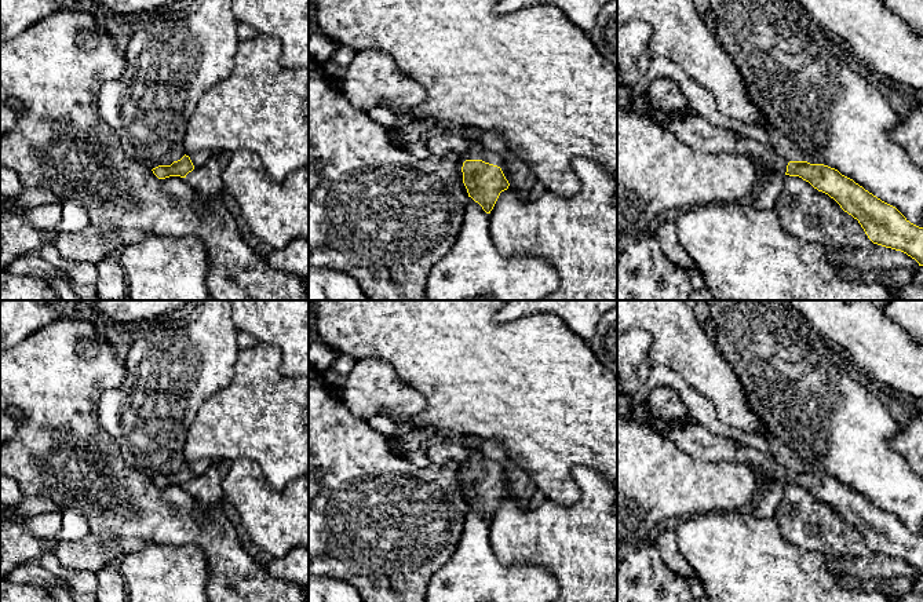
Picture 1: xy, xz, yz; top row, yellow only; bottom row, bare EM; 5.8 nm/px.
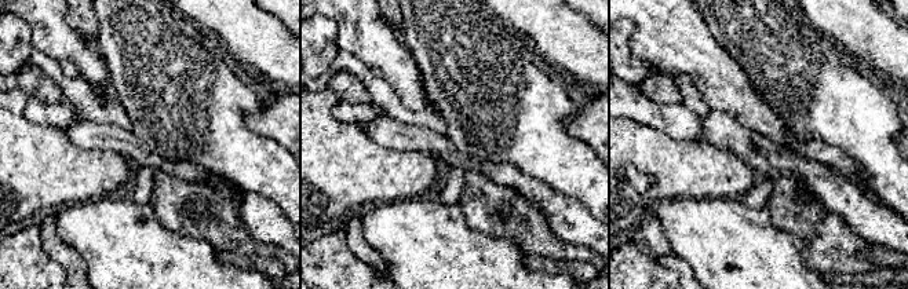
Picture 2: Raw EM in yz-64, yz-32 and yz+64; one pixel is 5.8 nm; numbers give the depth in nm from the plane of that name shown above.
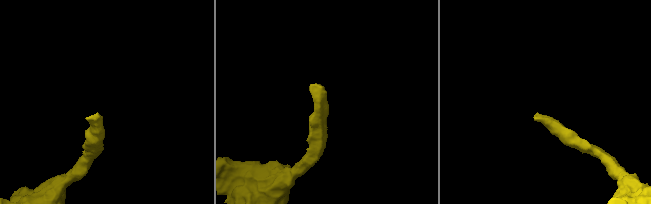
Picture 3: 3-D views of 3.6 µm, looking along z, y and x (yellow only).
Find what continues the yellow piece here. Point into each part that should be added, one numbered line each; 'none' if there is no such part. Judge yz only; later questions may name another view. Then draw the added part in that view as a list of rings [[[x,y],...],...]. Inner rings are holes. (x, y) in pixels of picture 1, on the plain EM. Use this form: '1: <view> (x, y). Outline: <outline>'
1: yz (692, 437). Outline: [[[619,394],[617,419],[639,416],[645,419],[650,430],[671,439],[693,459],[703,461],[744,463],[752,468],[765,470],[776,481],[784,484],[787,481],[789,468],[777,463],[771,456],[736,439],[712,434],[704,426],[689,417],[685,417],[679,427],[675,424],[675,420],[671,420],[671,424],[665,430],[658,431],[653,427],[656,416],[646,406],[635,406],[628,401],[625,394]]]

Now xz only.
1: xz (475, 460). Outline: [[[468,446],[468,460],[466,463],[467,468],[482,468],[485,471],[500,475],[501,467],[499,463],[485,457],[479,449]]]

